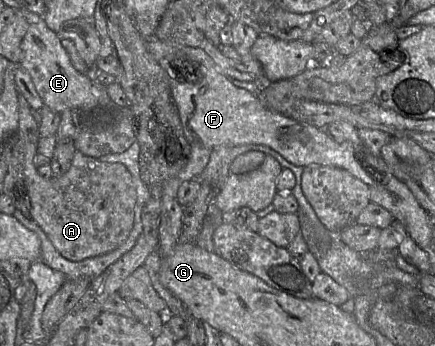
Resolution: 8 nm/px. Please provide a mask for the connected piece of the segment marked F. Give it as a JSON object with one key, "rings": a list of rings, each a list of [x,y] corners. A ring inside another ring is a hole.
{"rings":[[[157,38],[147,39],[147,48],[160,66],[168,75],[171,93],[179,111],[185,135],[190,143],[201,143],[209,149],[219,146],[237,146],[244,144],[263,144],[280,153],[288,162],[298,167],[305,167],[310,164],[320,164],[342,168],[350,172],[368,186],[376,185],[374,173],[366,170],[359,159],[359,150],[364,147],[357,147],[349,142],[337,142],[326,129],[300,122],[289,115],[276,112],[269,108],[259,93],[252,93],[247,89],[236,86],[232,79],[219,71],[213,59],[201,47],[191,47],[175,42],[167,42]],[[179,54],[179,64],[174,64],[174,56]],[[184,58],[195,58],[202,66],[202,75],[191,74],[190,71],[182,71],[179,68]]]}

